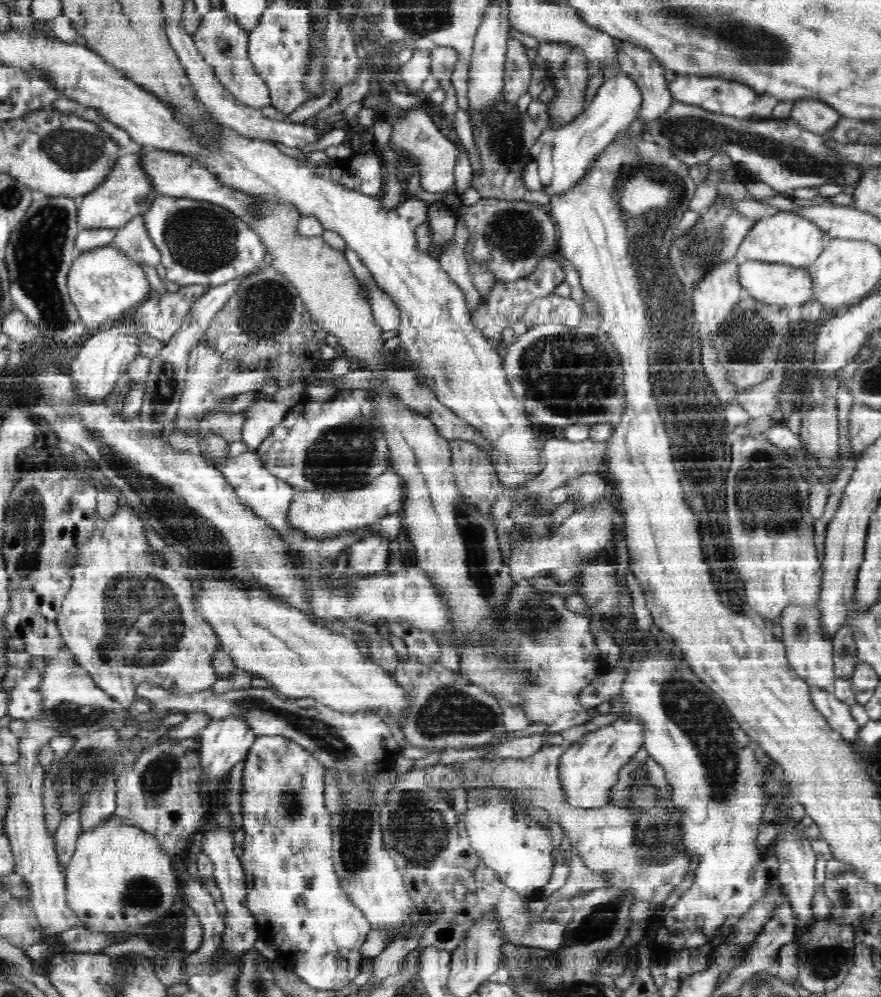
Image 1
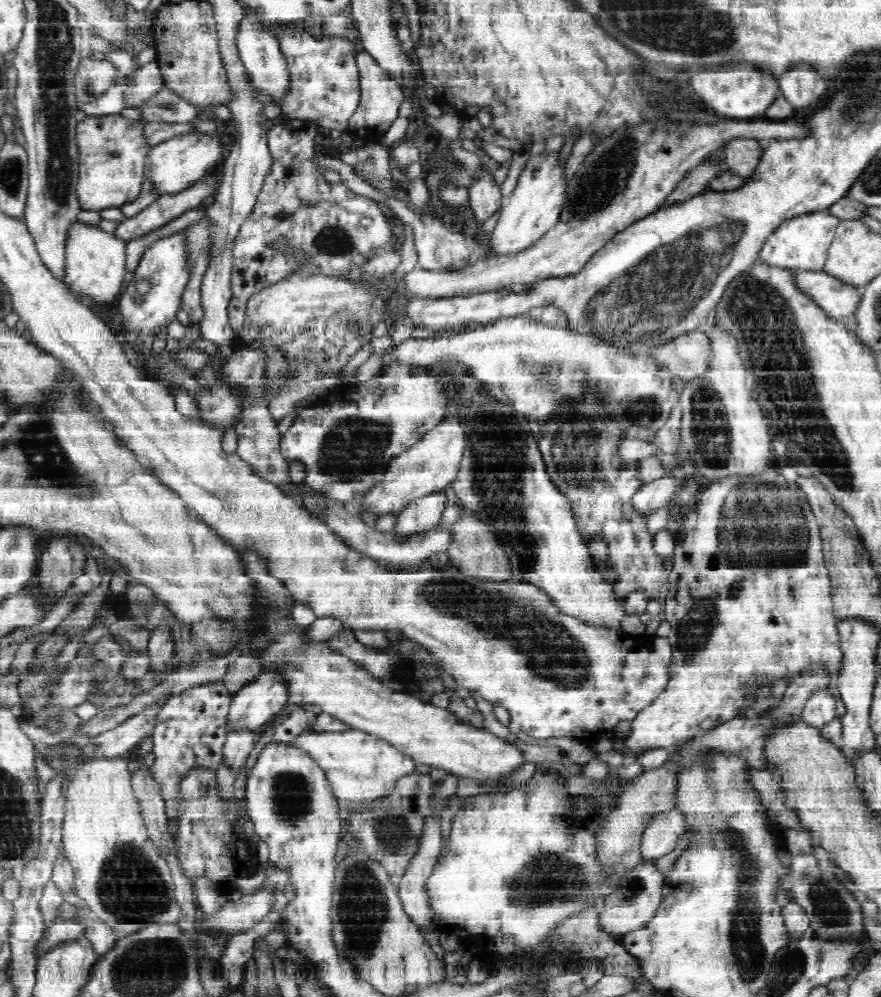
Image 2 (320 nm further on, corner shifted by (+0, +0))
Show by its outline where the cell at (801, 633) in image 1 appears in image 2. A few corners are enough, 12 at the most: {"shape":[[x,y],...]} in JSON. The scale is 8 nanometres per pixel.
{"shape":[[832,686],[812,692],[801,718],[821,729],[836,718]]}

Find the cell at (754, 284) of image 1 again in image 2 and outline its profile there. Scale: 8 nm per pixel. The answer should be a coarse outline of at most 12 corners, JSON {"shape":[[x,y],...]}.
{"shape":[[792,269],[794,284],[842,323],[862,298],[826,271]]}

